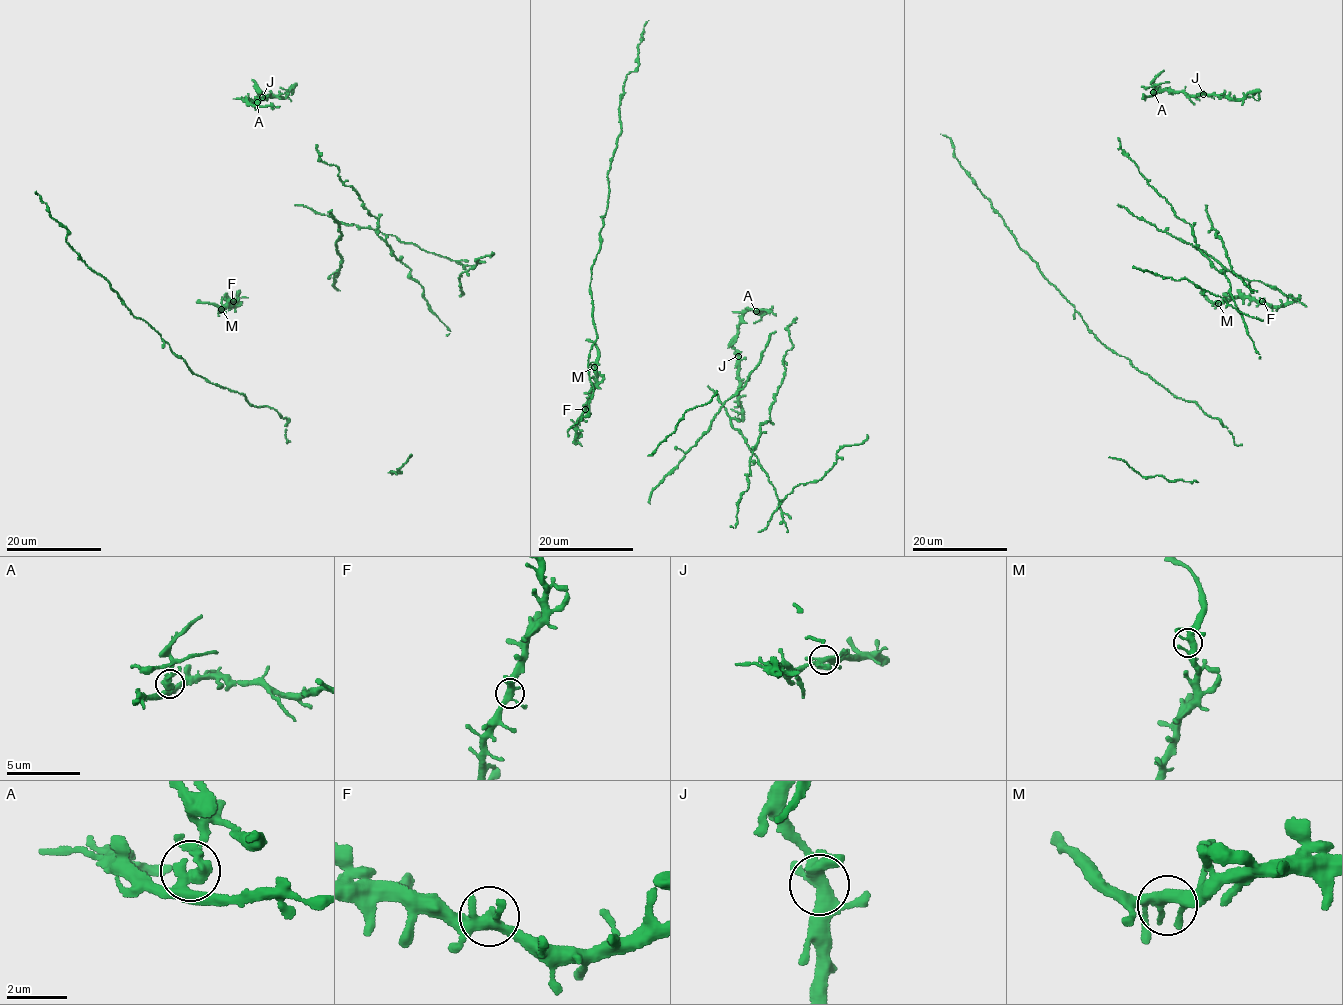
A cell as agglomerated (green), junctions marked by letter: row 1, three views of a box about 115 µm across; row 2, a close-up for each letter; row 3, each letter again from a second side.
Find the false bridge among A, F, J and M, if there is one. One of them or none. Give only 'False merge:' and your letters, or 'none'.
False merge: A

